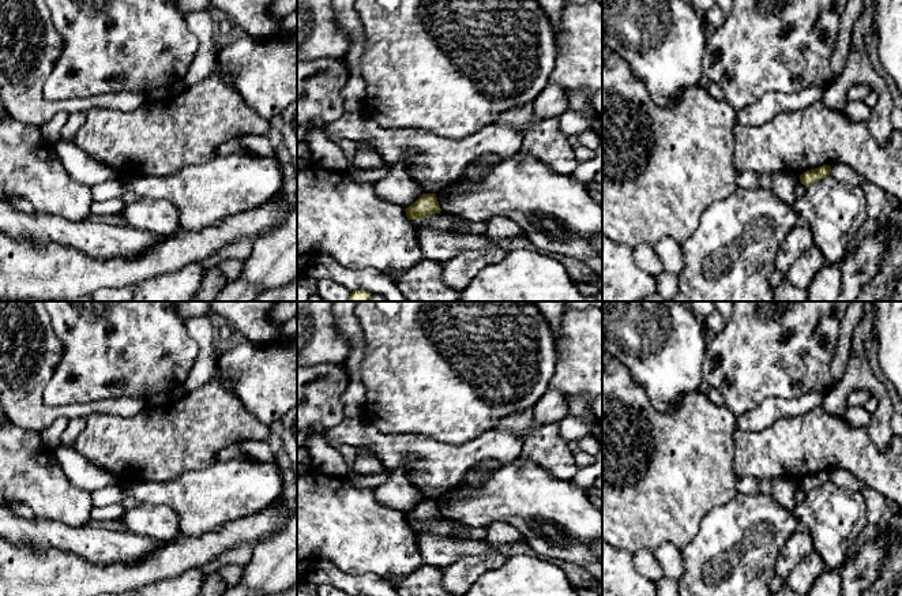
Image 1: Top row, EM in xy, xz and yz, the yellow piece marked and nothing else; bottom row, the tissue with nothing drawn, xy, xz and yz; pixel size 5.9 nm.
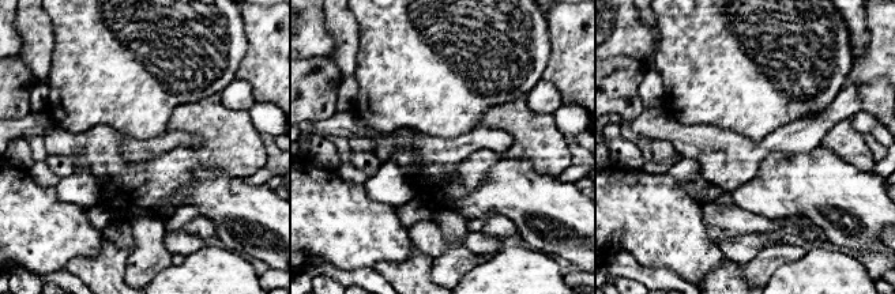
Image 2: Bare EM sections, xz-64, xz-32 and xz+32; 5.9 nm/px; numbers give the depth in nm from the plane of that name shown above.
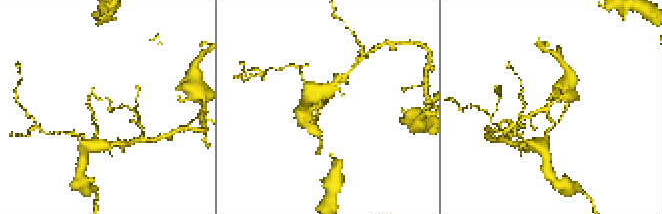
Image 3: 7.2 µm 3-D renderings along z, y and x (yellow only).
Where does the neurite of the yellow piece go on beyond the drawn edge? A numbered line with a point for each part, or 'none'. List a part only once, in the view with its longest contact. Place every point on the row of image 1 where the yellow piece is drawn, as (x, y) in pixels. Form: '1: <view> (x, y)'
none

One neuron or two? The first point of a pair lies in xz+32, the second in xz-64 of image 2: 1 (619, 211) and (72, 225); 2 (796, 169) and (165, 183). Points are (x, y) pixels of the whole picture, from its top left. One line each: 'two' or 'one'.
1: one
2: two

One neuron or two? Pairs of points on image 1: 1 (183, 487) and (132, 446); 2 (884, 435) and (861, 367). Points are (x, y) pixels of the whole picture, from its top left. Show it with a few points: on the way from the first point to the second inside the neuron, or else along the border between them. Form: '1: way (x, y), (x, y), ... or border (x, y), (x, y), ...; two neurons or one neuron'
1: border (203, 468), (185, 471), (162, 480), (141, 479); two neurons
2: way (883, 419), (883, 398), (871, 383); one neuron

